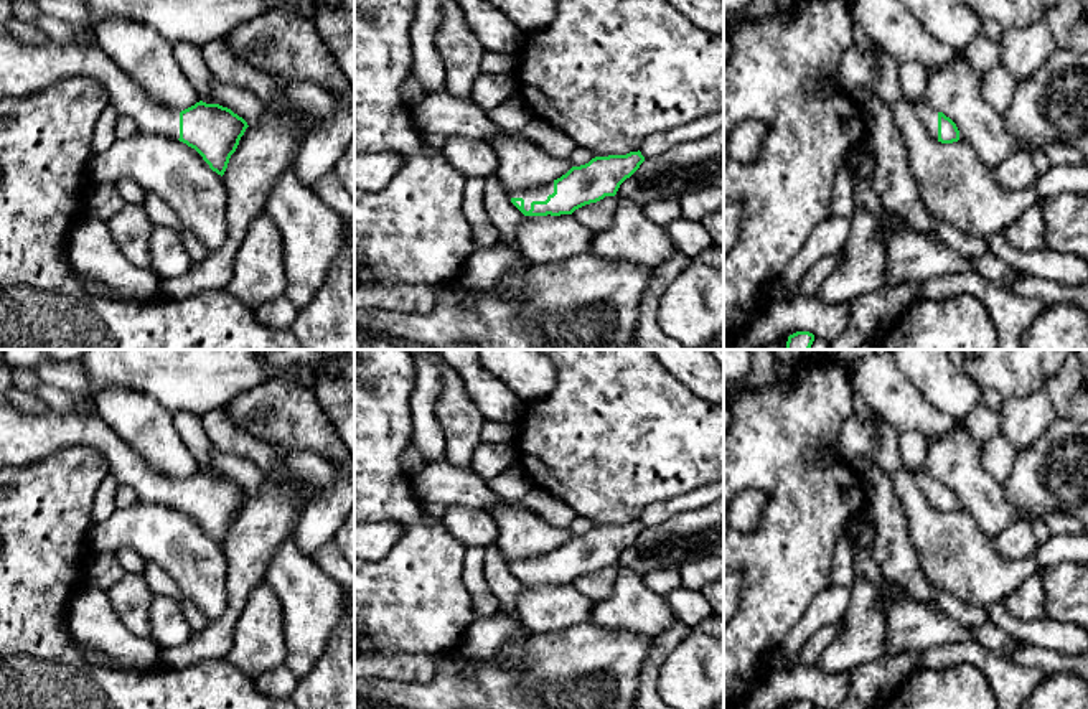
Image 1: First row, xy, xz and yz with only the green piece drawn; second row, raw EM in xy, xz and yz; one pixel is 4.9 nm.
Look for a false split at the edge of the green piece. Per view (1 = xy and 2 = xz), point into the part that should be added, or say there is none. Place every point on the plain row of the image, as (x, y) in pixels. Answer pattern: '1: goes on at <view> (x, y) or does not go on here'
1: goes on at xy (25, 439)
2: goes on at xz (539, 563)

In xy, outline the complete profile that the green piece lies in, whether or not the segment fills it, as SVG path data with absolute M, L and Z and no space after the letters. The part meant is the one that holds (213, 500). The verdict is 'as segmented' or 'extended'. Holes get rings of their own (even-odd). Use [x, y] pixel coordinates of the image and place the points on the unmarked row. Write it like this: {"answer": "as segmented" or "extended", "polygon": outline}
{"answer": "extended", "polygon": "M0 407L0 468L26 467L73 445L97 450L106 472L130 483L140 501L186 513L221 546L249 496L242 486L219 473L199 470L175 480L155 472L96 411L71 414L48 409L31 416Z"}

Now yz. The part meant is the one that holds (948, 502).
{"answer": "extended", "polygon": "M925 467L915 472L915 480L931 508L941 513L953 513L959 509L959 500L956 493L943 481L931 477Z"}

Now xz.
{"answer": "extended", "polygon": "M641 521L595 526L589 533L572 536L560 547L531 559L508 562L511 572L524 585L560 585L615 566L620 554L645 531Z"}

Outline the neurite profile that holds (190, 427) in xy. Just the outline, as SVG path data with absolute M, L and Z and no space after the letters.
M180 411L173 414L173 424L199 470L216 473L213 465L214 448L203 427L201 416Z

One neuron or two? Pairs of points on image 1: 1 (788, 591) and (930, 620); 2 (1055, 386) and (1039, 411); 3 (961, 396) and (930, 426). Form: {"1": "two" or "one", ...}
{"1": "two", "2": "two", "3": "two"}

